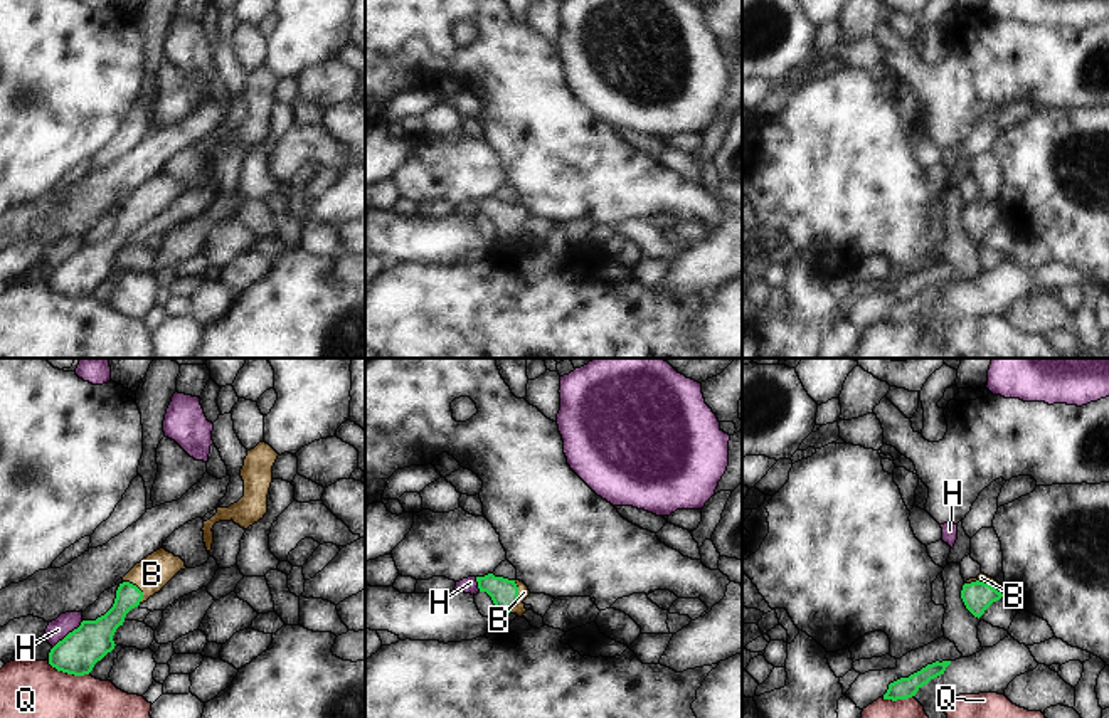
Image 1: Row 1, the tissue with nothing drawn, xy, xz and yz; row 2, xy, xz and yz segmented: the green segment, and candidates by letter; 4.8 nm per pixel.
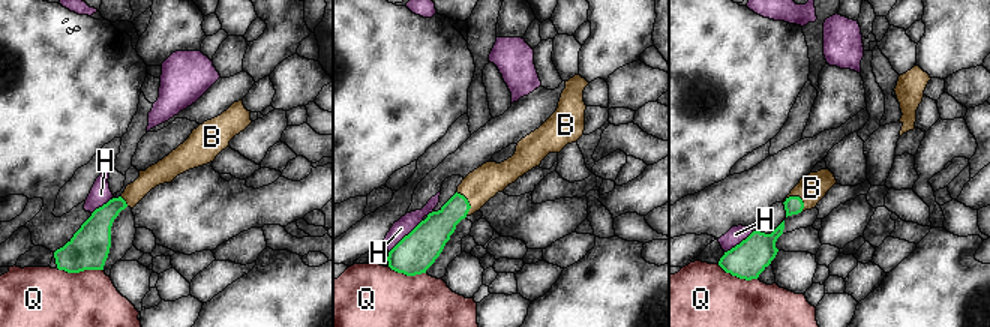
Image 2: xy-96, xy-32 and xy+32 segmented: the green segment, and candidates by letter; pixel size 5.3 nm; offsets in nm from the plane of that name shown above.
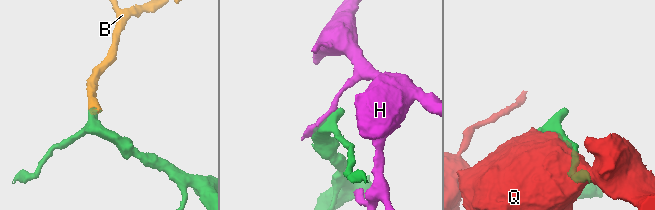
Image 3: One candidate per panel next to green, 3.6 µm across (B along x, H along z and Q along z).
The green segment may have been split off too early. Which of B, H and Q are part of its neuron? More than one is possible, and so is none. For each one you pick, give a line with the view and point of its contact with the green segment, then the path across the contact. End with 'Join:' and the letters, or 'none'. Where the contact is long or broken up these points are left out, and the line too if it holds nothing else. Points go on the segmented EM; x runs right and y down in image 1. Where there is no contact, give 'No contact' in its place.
B: Touches green at yz (983, 582). Path across: yz (976, 596), (983, 582), (981, 577)
Join: B.

